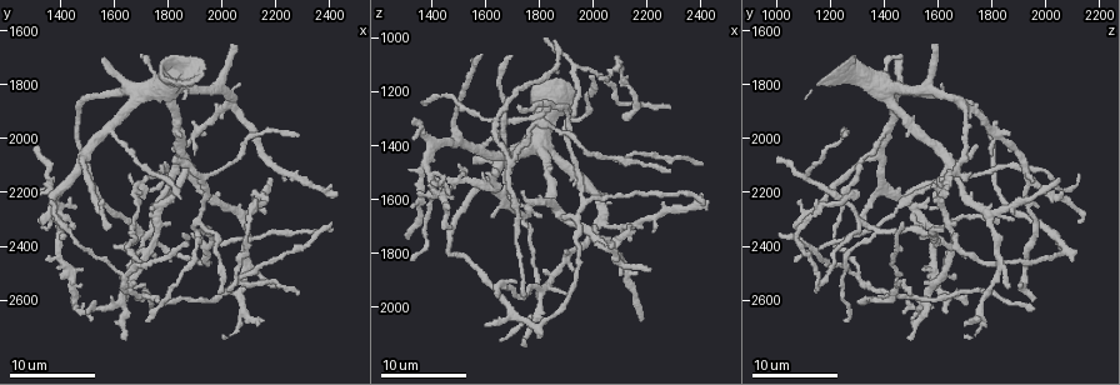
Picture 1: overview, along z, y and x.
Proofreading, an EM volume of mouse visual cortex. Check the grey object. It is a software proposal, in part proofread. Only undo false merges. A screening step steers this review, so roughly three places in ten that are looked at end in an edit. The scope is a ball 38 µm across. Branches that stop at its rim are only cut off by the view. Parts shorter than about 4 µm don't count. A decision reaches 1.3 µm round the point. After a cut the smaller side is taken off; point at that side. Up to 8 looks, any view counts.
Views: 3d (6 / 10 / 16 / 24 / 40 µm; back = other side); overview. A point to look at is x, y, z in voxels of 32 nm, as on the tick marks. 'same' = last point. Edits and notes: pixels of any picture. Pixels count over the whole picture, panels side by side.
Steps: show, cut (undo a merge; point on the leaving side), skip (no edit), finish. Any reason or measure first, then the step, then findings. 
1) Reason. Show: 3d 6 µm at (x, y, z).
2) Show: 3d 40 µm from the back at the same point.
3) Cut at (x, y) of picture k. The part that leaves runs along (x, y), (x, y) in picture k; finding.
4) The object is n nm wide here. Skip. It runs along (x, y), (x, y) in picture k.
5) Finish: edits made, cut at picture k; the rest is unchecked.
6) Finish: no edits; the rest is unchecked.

Side arm on a straight run. Show: 3d 6 µm at (1900, 2350, 1370).

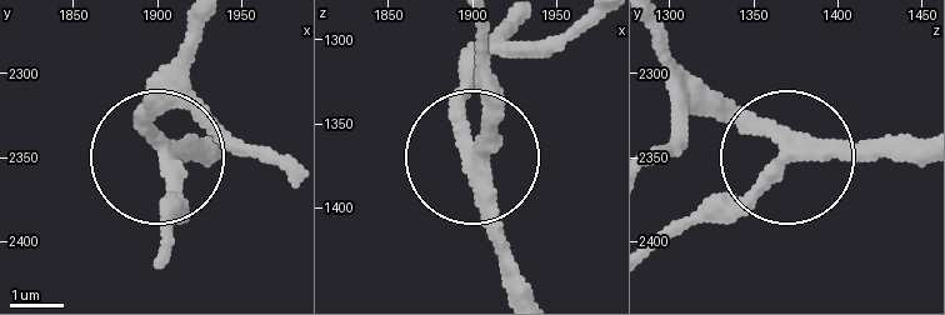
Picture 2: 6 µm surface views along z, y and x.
Show: 3d 6 µm from the back at (1902, 2344, 1370).

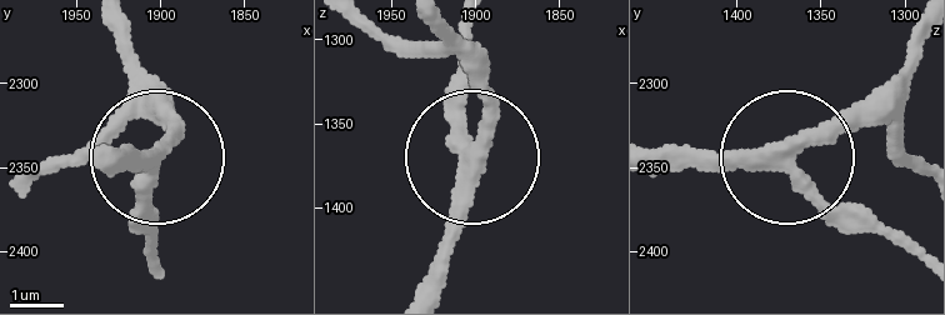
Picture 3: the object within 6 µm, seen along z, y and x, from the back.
The side arm is 33 µm long. Skip. It runs along (421, 288), (489, 126), (489, 50) in picture 3; all the same neuron.

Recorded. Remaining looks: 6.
Show: 3d 10 µm at (1640, 2510, 1300).

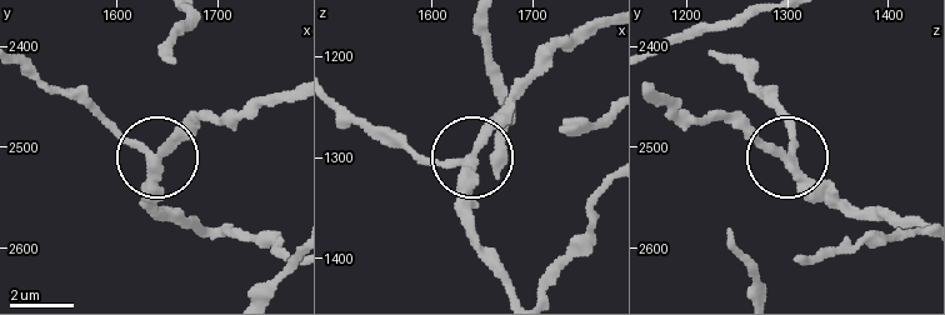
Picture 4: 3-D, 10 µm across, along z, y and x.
The object is 250 nm wide here. Skip. It runs along (514, 290), (479, 241), (468, 209), (468, 161), (414, 155) in picture 4; continuous, no second neuron.

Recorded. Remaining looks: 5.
Show: 3d 16 µm at (1480, 2070, 1380).

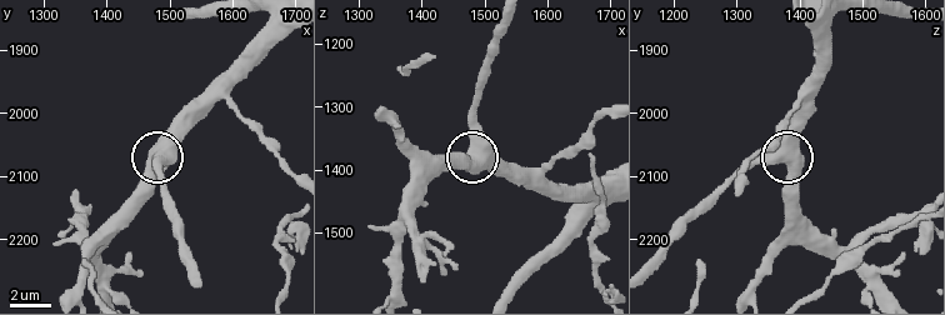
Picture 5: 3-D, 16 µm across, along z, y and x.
Zoom in. Show: 3d 6 µm at the same point.

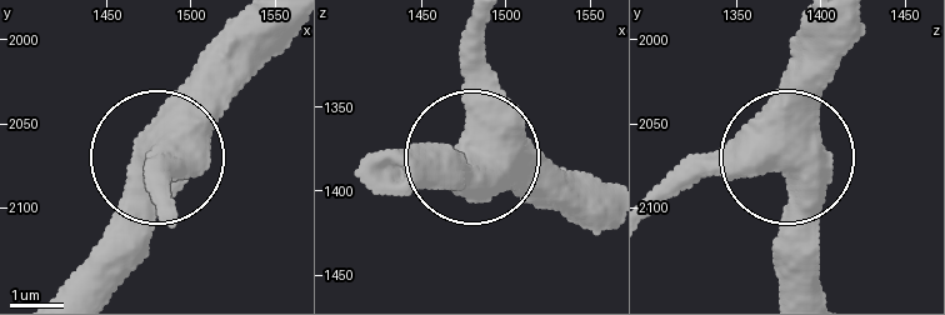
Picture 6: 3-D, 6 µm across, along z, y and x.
The object is 660 nm wide here. Skip. Continuous, no second neuron.

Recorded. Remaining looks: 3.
Arms part here. Show: 3d 10 µm at (1580, 1970, 1410).

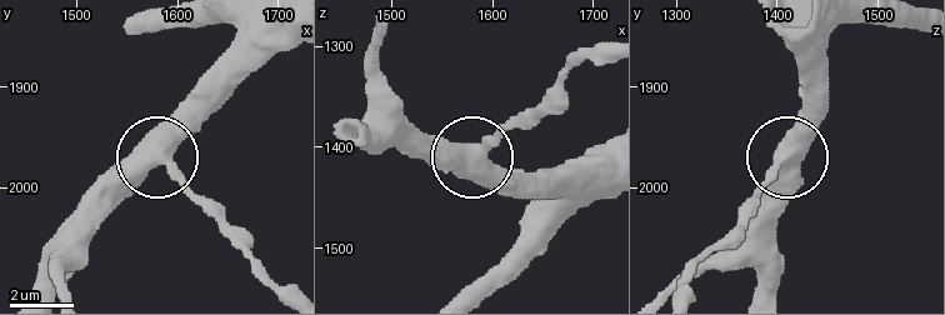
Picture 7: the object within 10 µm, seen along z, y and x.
Show: 3d 10 µm from the back at (1582, 1976, 1404).

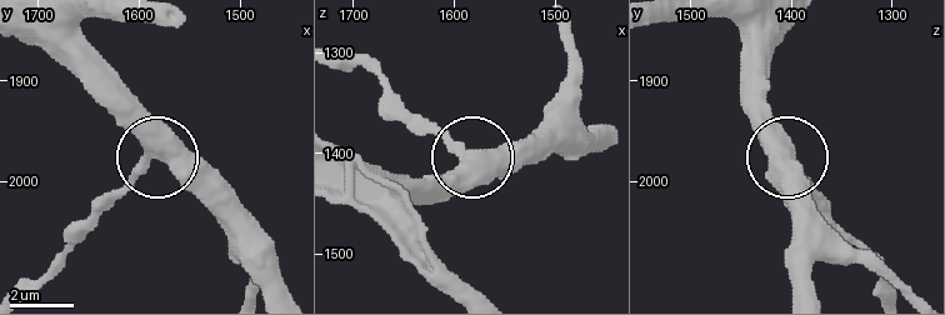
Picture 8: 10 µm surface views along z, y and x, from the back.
3 arms meet here. Skip. It runs along (81, 21), (81, 79), (154, 156), (89, 221) in picture 8; all the same neuron.

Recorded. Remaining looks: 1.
Finish: no edits; the rest is unchecked.

